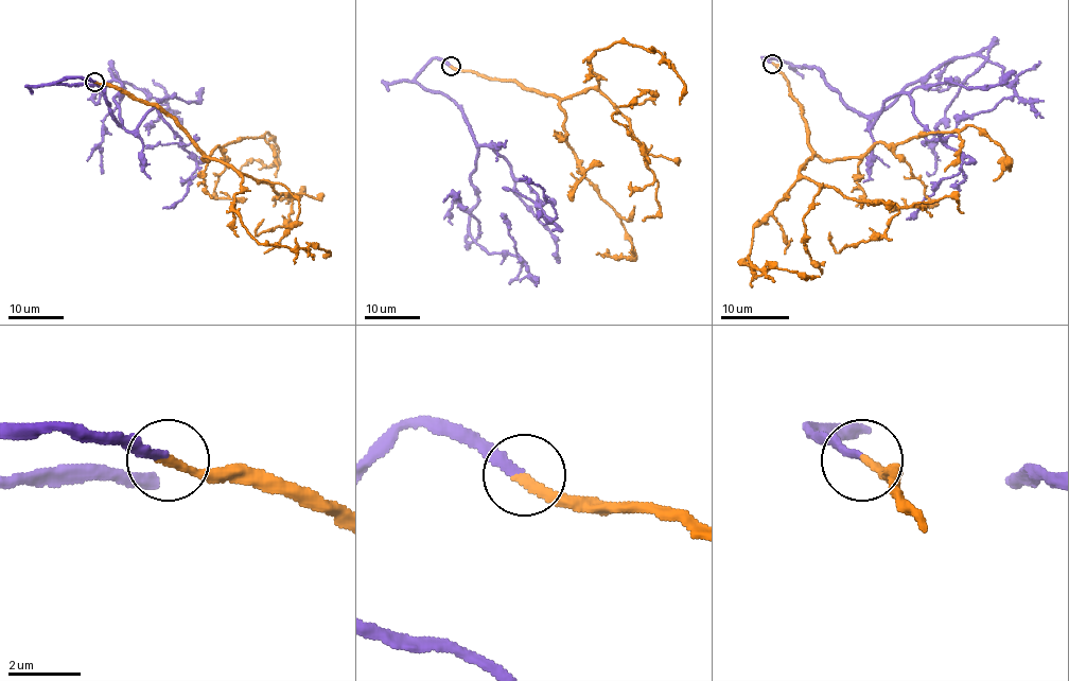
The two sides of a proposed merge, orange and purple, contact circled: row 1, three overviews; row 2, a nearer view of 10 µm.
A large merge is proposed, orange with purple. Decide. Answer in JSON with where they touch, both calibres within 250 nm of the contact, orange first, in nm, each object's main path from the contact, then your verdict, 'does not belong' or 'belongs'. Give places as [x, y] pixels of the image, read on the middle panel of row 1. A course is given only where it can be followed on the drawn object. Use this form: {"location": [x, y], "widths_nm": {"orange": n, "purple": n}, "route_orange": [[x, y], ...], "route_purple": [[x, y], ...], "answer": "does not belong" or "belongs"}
{"location": [451, 66], "widths_nm": {"orange": 240, "purple": 220}, "route_orange": [[452, 66], [562, 98], [590, 88], [599, 90], [629, 123], [647, 169], [645, 150], [612, 119], [619, 111]], "route_purple": [[452, 66], [434, 58], [415, 80], [460, 107], [476, 142], [471, 238], [489, 252], [523, 262], [505, 215]], "answer": "belongs"}

